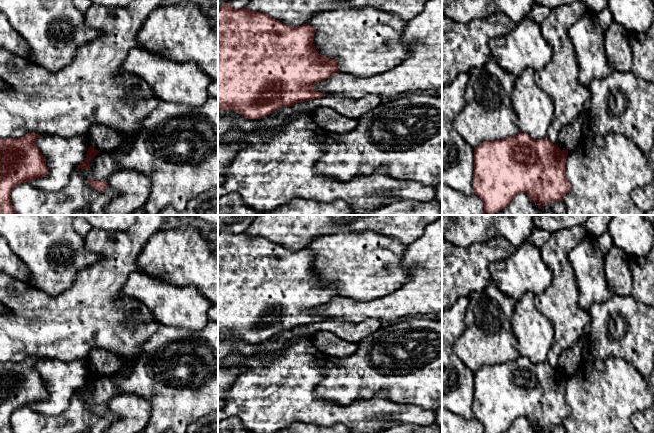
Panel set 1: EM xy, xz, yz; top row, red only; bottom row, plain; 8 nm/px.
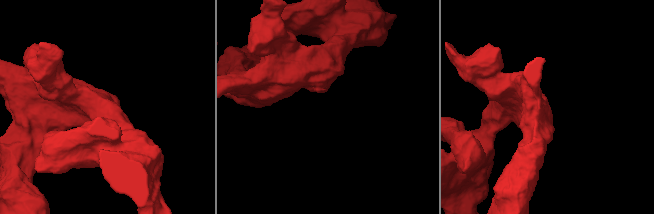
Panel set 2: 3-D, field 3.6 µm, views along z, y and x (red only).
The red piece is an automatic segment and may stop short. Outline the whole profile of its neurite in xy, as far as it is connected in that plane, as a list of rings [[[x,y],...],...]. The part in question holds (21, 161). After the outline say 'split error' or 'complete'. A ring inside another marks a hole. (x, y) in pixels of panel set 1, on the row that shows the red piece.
[[[27,133],[21,138],[0,139],[0,215],[18,215],[10,197],[16,186],[47,175],[49,168],[46,165],[46,159],[36,145],[36,140],[40,136]]]; complete

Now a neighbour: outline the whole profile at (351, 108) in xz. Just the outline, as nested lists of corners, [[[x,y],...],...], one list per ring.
[[[369,94],[363,98],[352,99],[340,95],[323,96],[321,98],[295,103],[291,106],[294,114],[311,116],[318,108],[325,107],[336,111],[338,114],[351,119],[358,119],[363,114],[376,108],[382,103],[382,96]]]

